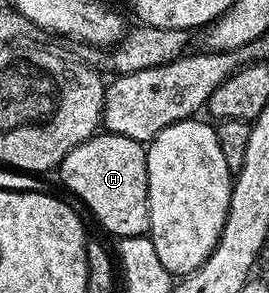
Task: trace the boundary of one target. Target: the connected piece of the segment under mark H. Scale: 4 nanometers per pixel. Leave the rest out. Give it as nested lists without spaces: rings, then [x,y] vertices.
[[[97,133],[85,143],[79,143],[60,162],[60,179],[88,206],[88,211],[120,239],[148,235],[148,174],[146,173],[145,144],[130,137]]]

